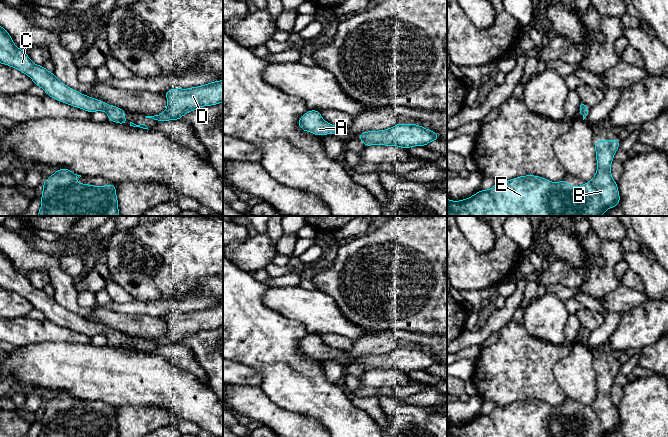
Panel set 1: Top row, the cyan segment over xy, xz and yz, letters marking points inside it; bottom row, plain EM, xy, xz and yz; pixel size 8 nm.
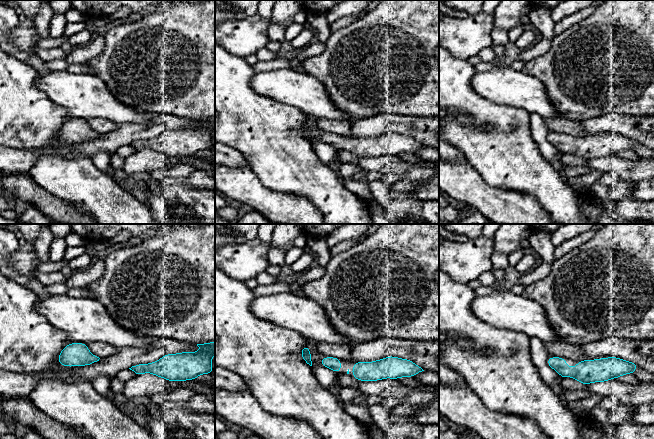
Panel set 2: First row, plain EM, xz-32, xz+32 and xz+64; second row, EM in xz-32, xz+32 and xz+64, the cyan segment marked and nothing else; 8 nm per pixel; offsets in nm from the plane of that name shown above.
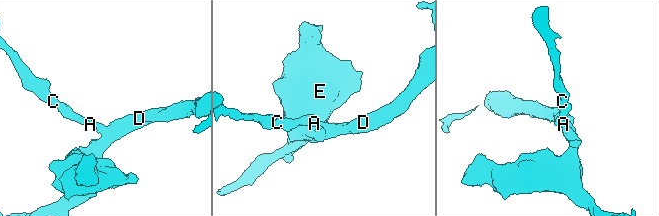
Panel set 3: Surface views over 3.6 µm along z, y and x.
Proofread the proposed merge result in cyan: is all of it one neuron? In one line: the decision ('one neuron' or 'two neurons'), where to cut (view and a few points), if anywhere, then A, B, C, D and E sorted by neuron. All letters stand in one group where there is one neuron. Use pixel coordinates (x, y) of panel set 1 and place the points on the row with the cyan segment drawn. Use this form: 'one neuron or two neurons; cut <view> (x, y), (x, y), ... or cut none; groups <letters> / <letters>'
one neuron; cut none; groups A B C D E

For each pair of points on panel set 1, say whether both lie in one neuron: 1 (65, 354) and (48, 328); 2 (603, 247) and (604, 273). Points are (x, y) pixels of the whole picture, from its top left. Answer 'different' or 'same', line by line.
1: different
2: same

